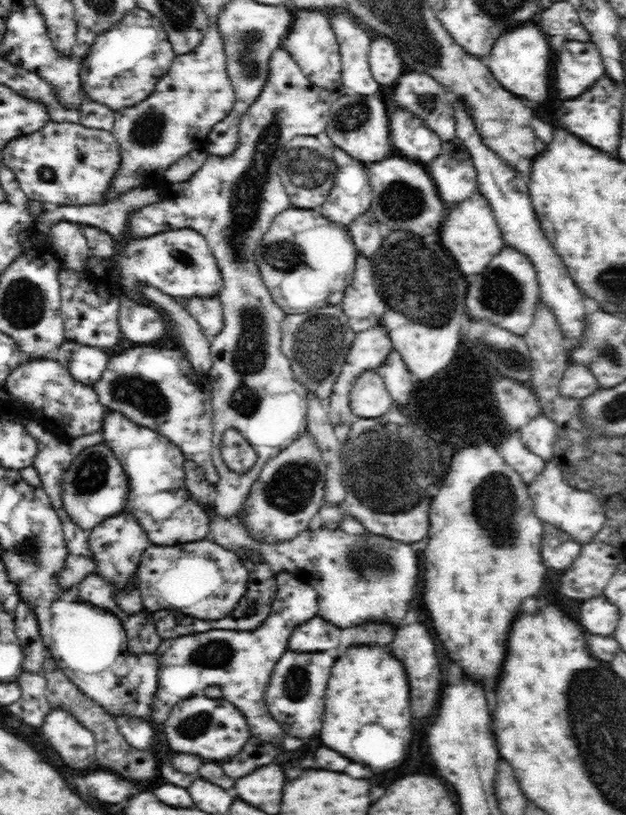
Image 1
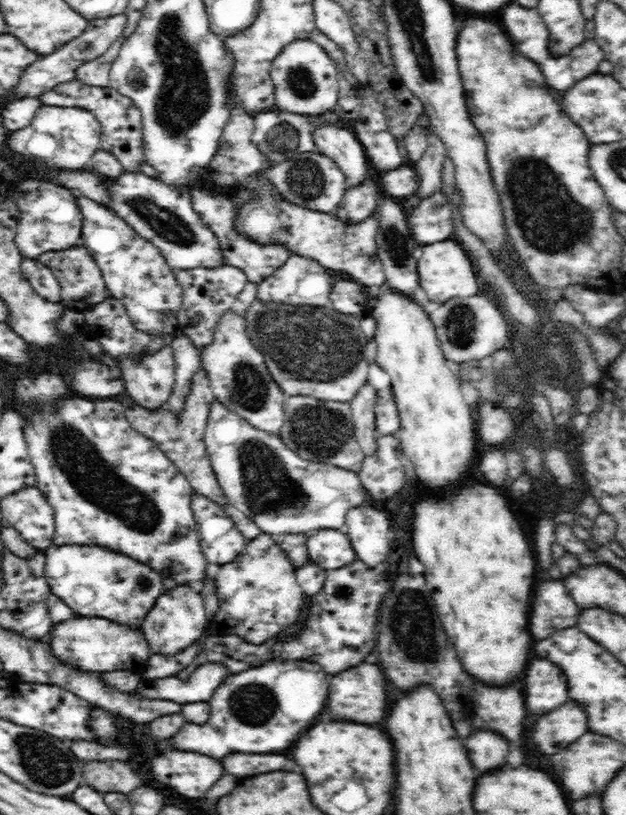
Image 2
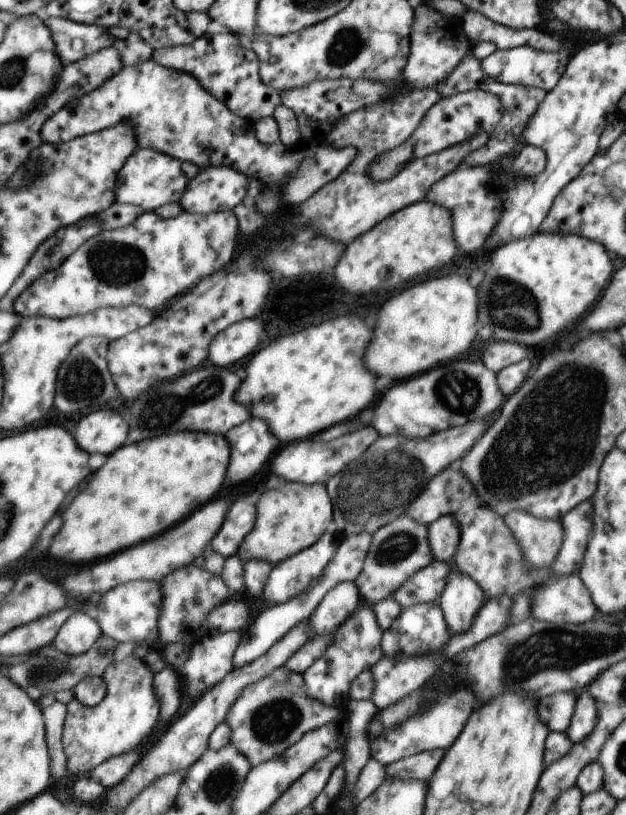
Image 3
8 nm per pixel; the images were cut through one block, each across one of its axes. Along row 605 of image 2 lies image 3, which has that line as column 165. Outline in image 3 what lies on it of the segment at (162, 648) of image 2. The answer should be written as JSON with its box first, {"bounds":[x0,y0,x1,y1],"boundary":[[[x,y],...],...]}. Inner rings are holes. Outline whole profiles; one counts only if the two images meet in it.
{"bounds":[117,148,188,210],"boundary":[[[138,148],[122,167],[117,178],[117,203],[134,204],[144,210],[156,210],[162,205],[180,202],[188,178],[181,168],[181,161],[158,152],[154,148]]]}

